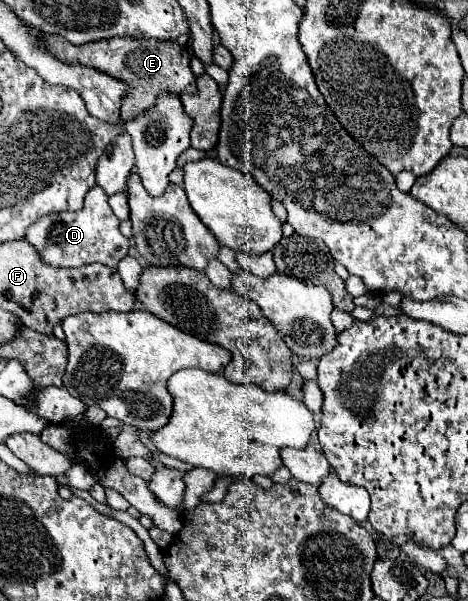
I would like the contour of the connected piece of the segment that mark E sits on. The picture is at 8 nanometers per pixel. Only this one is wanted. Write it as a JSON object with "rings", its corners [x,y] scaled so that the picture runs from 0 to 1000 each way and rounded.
{"rings":[[[96,57],[96,80],[105,87],[122,90],[118,97],[126,97],[130,103],[199,110],[207,116],[224,116],[229,123],[271,136],[276,156],[267,160],[263,176],[259,176],[263,203],[288,196],[301,183],[314,183],[318,176],[327,176],[344,153],[421,156],[417,123],[408,120],[408,110],[404,110],[408,87],[395,77],[382,77],[374,67],[370,70],[335,70],[335,67],[306,67],[306,63],[284,67],[276,60],[259,60],[259,63],[233,63],[233,67],[216,67],[216,70],[190,70],[190,73],[160,77],[160,73],[147,73],[130,60]]]}

